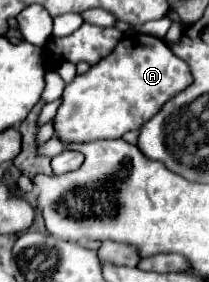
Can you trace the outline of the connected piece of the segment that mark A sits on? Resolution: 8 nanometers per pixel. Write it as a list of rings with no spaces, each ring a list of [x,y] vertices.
[[[140,33],[124,37],[108,57],[66,85],[62,95],[64,103],[54,117],[56,135],[64,141],[84,143],[118,139],[126,131],[138,131],[170,97],[174,97],[174,93],[186,89],[190,81],[190,67],[186,67],[162,39]]]

